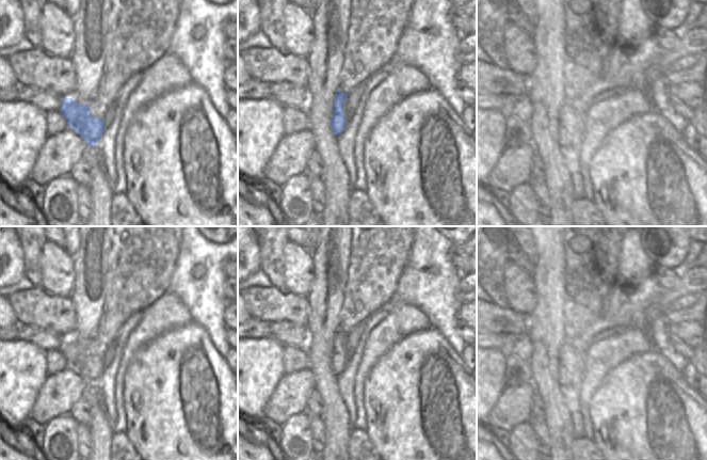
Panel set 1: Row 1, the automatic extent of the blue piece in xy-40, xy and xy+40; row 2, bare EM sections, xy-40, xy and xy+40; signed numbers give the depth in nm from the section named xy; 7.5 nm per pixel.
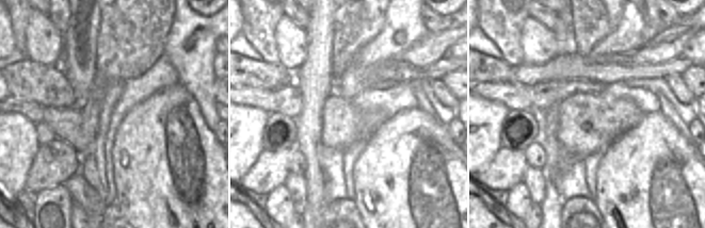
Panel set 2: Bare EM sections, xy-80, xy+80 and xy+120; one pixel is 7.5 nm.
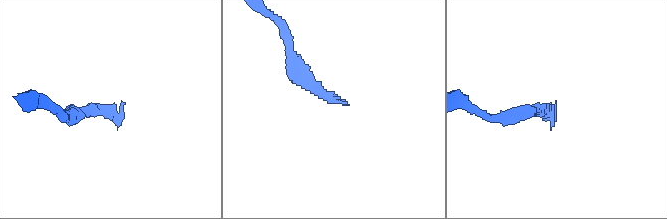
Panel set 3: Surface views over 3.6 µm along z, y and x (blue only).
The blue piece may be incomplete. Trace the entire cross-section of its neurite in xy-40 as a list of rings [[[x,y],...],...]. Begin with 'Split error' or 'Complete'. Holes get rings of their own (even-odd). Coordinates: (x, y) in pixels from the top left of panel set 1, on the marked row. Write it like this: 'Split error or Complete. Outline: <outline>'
Complete. Outline: [[[62,98],[60,112],[71,128],[89,146],[96,147],[105,131],[105,122],[93,117],[90,107],[78,105],[73,98]]]

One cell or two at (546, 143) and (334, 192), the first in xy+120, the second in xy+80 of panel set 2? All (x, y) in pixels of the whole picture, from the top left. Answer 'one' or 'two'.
two

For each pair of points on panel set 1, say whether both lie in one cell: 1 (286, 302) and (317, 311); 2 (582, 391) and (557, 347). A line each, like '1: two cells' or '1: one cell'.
1: two cells
2: two cells

